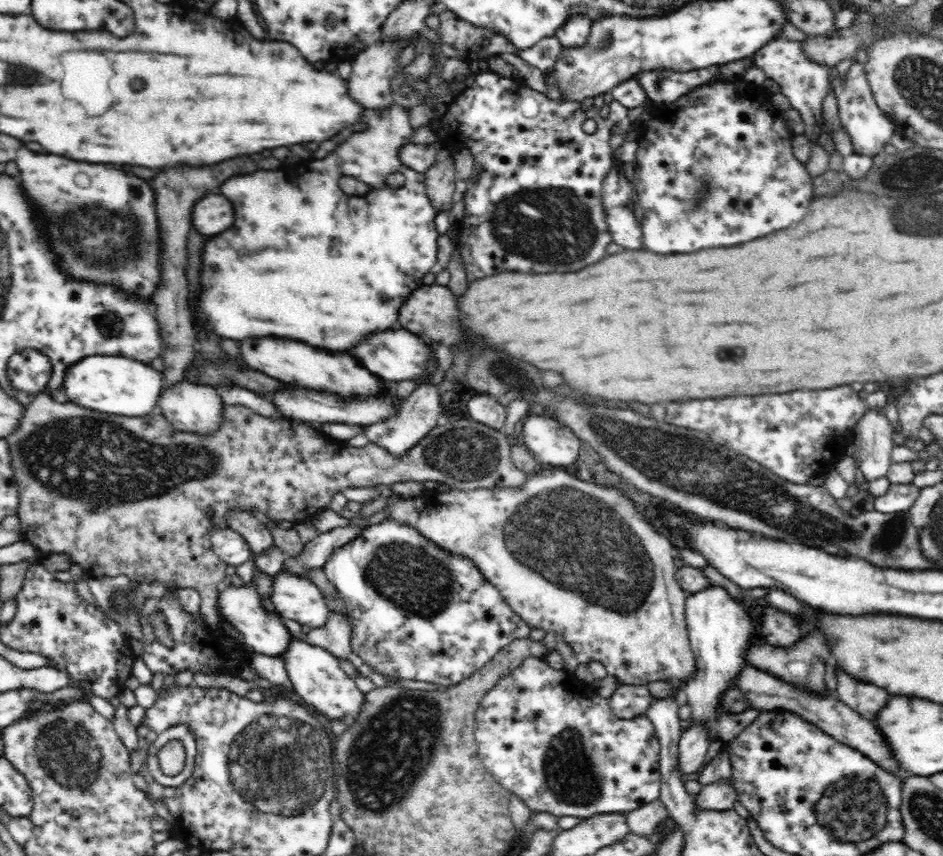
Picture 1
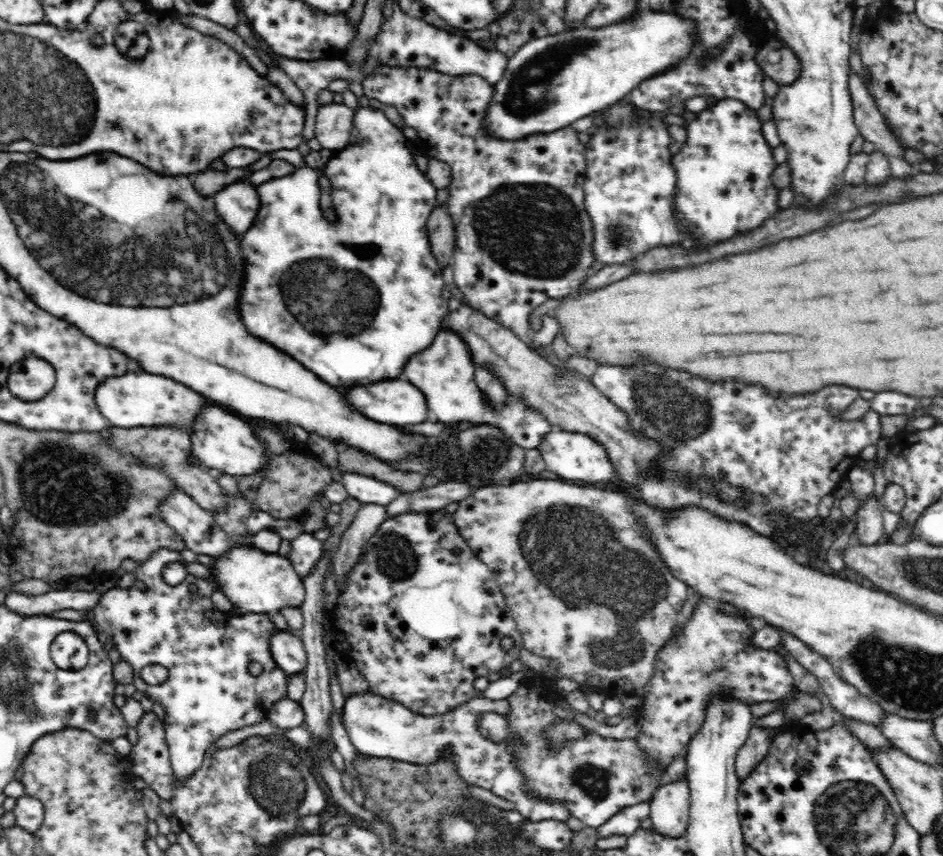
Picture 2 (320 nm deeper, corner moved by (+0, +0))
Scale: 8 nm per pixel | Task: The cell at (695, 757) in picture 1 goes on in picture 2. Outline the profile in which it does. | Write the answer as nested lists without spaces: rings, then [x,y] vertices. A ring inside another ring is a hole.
[[[687,779],[664,784],[650,800],[650,820],[658,834],[678,838],[685,836],[691,805]]]

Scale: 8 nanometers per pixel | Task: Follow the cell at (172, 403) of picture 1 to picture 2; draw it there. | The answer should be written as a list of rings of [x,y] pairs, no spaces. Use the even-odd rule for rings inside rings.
[[[213,402],[200,410],[192,424],[192,430],[189,431],[193,454],[204,468],[219,474],[226,473],[235,478],[256,474],[268,464],[266,446],[258,442],[256,434],[246,422],[234,418],[228,412],[230,411],[221,405],[216,406]]]

